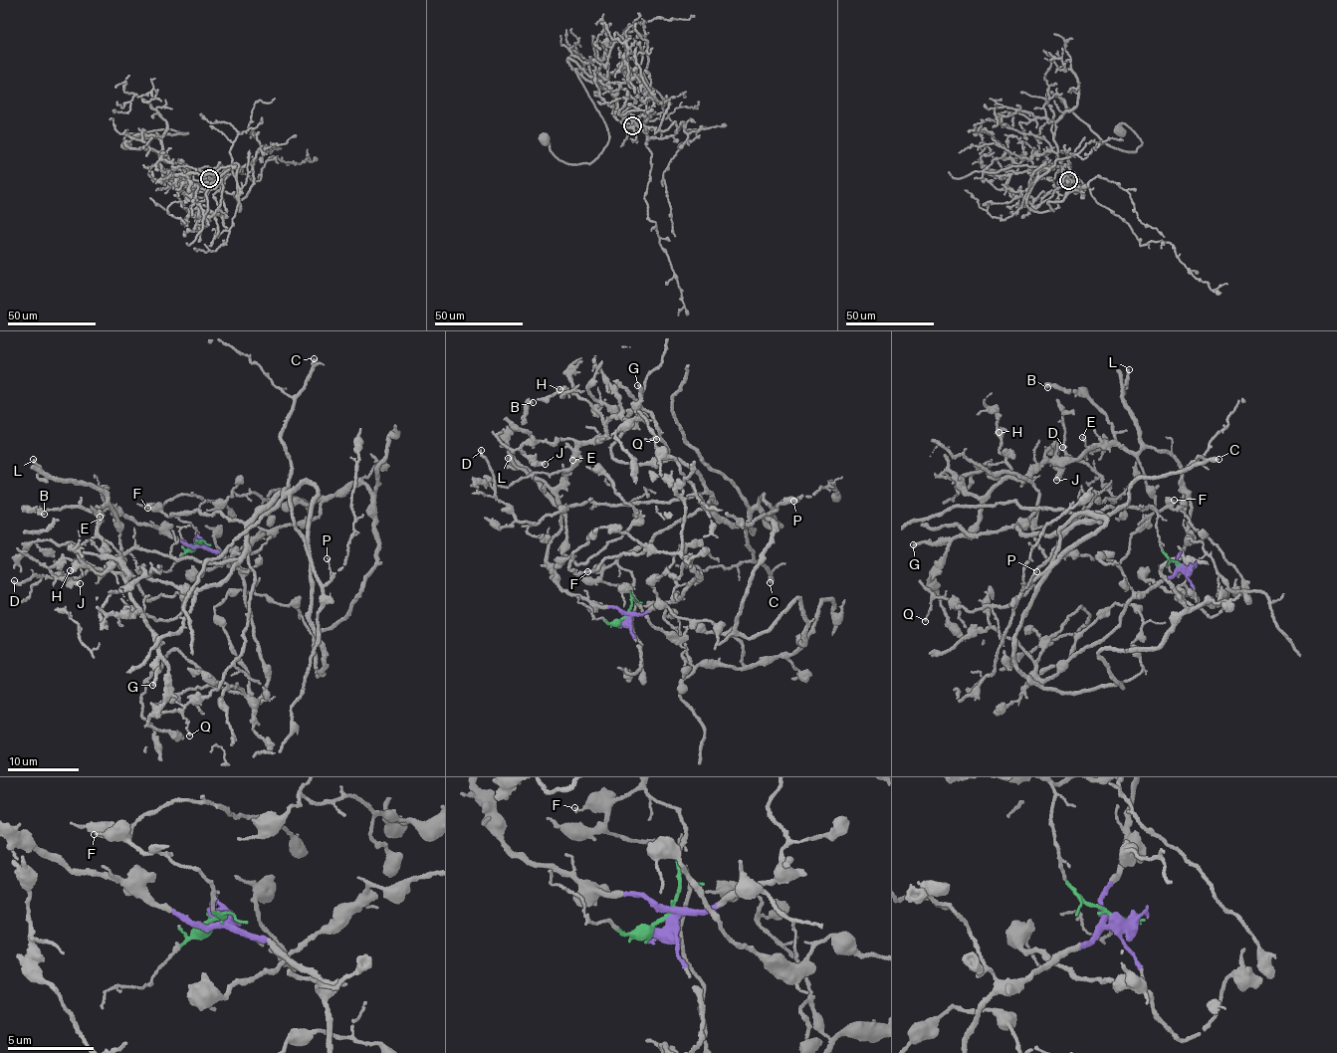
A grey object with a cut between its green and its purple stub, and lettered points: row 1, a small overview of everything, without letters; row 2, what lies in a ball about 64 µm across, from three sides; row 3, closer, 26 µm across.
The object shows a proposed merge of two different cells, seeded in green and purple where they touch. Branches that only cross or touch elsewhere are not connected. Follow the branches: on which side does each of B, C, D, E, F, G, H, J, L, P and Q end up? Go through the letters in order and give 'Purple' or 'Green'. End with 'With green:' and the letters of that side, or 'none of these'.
B: Purple
C: Green
D: Green
E: Purple
F: Green
G: Purple
H: Purple
J: Purple
L: Purple
P: Green
Q: Green
With green: C, D, F, P, Q

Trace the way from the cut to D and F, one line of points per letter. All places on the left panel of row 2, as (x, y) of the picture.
D: (200, 542), (172, 515), (242, 522), (244, 553), (229, 559), (129, 548), (79, 576), (14, 580)
F: (200, 542), (195, 527), (147, 508)

